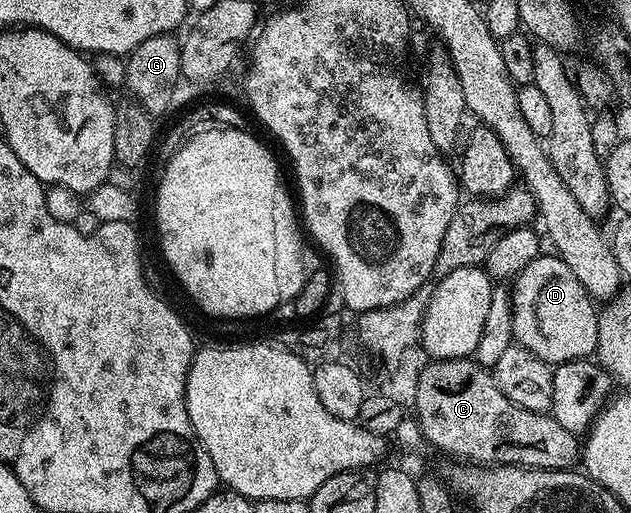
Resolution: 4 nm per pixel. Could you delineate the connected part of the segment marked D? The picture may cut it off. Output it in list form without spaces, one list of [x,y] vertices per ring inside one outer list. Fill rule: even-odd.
[[[542,253],[527,269],[520,271],[512,280],[511,294],[513,337],[518,346],[525,347],[548,365],[588,359],[596,352],[598,308],[583,289],[579,277],[567,269],[556,253]]]

